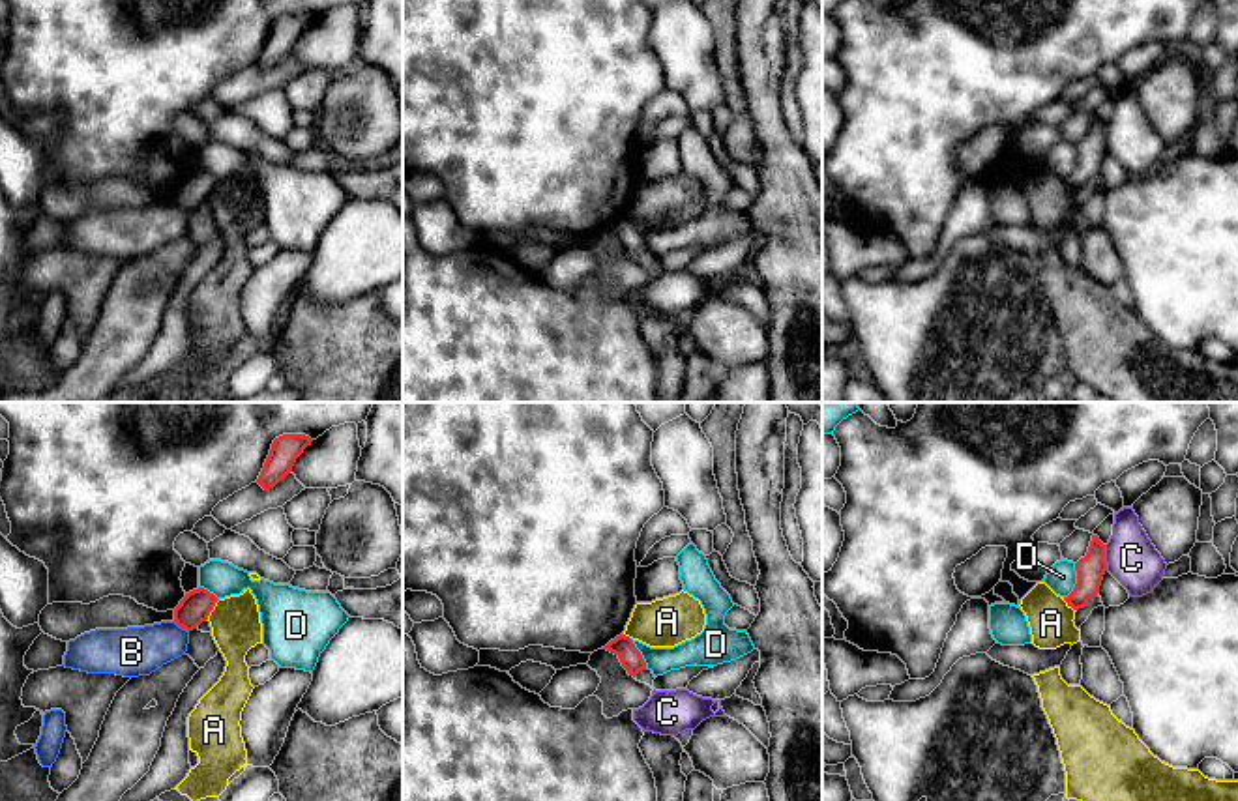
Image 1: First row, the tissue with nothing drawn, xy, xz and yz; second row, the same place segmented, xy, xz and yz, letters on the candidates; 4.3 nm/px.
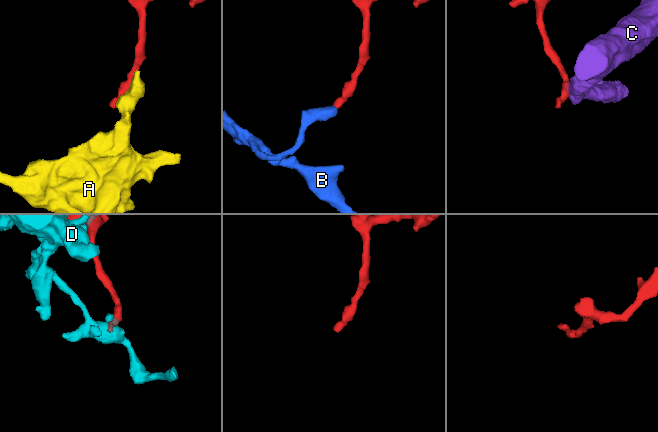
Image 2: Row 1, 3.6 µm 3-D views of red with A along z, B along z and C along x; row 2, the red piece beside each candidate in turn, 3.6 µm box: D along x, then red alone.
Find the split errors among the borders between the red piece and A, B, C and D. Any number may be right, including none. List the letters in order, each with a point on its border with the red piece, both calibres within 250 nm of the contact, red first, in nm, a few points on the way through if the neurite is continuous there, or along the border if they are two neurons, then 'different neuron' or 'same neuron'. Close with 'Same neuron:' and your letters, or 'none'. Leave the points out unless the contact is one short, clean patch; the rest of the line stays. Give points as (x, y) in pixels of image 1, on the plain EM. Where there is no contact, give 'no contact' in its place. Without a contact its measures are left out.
A: contact xy (212, 189); calibres 140 and 220 nm; border xy (220, 180), (206, 199); different neuron
B: contact xy (180, 206); calibres 140 and 220 nm; border xy (175, 201), (188, 214); different neuron
C: contact yz (1104, 139); calibres 120 and 220 nm; border yz (1104, 126), (1107, 150); different neuron
D: contact yz (1077, 161); calibres 120 and 130 nm; different neuron
Same neuron: none

